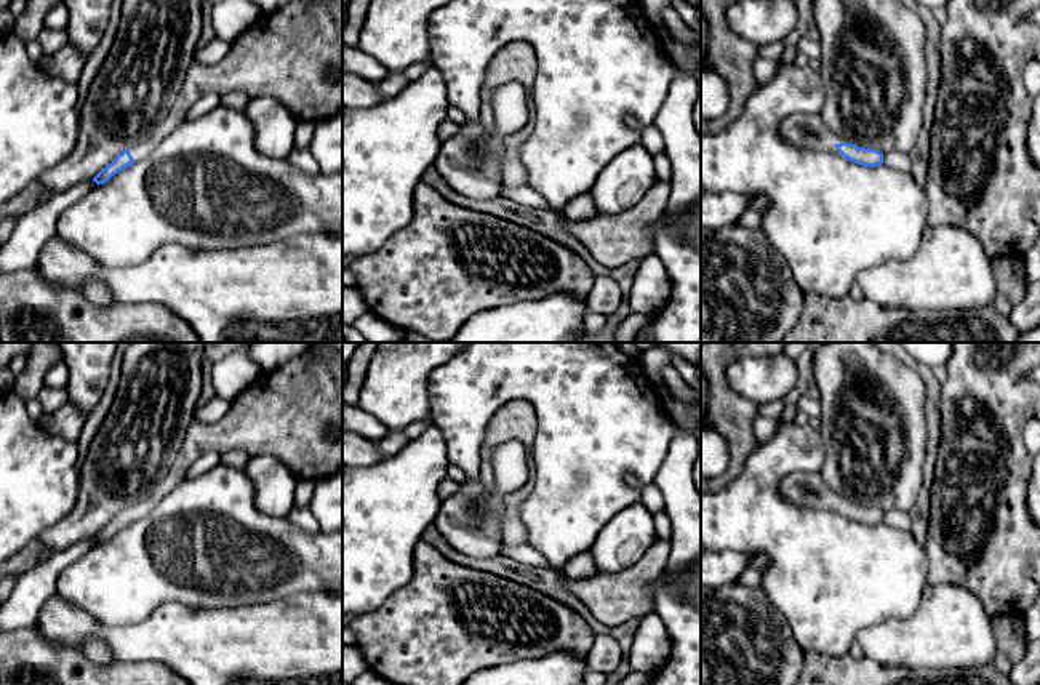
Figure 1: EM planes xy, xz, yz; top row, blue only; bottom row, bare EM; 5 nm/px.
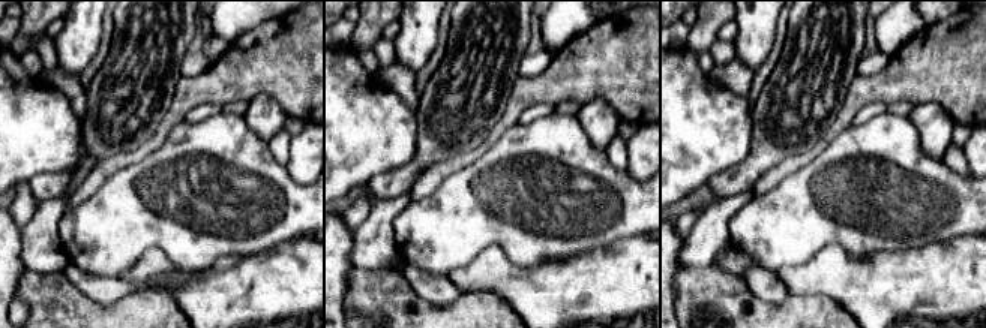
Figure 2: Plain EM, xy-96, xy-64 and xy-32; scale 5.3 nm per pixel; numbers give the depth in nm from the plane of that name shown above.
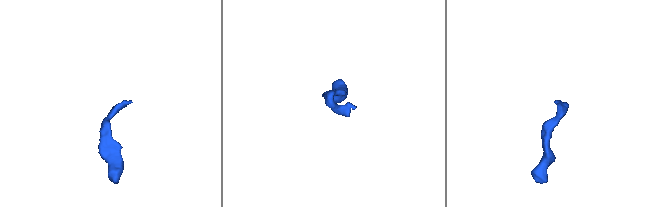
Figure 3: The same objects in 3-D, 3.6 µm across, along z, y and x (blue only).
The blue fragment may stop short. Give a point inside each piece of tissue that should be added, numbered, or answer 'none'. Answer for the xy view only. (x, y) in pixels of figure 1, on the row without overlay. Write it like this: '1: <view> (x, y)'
1: xy (288, 413)

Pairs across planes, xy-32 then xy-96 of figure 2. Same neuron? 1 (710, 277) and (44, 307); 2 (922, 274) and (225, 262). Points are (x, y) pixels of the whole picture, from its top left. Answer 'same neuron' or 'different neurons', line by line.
1: same neuron
2: different neurons

